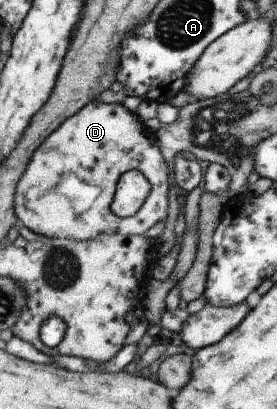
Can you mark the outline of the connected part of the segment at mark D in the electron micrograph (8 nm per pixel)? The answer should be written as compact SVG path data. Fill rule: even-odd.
M91 102L89 106L85 106L85 110L69 118L37 150L29 170L17 189L16 213L18 218L33 232L47 236L47 238L73 238L73 240L90 241L111 234L130 237L142 235L147 230L151 230L153 226L157 226L158 222L165 222L169 218L169 212L171 212L169 169L169 162L161 150L160 142L157 142L155 133L151 132L145 121L141 121L135 112L131 112L122 103ZM53 162L63 162L63 166L59 166L57 170L49 170ZM134 170L140 170L145 174L153 185L153 190L139 214L132 217L120 217L113 212L112 207L116 199L116 191L119 190L123 176Z

